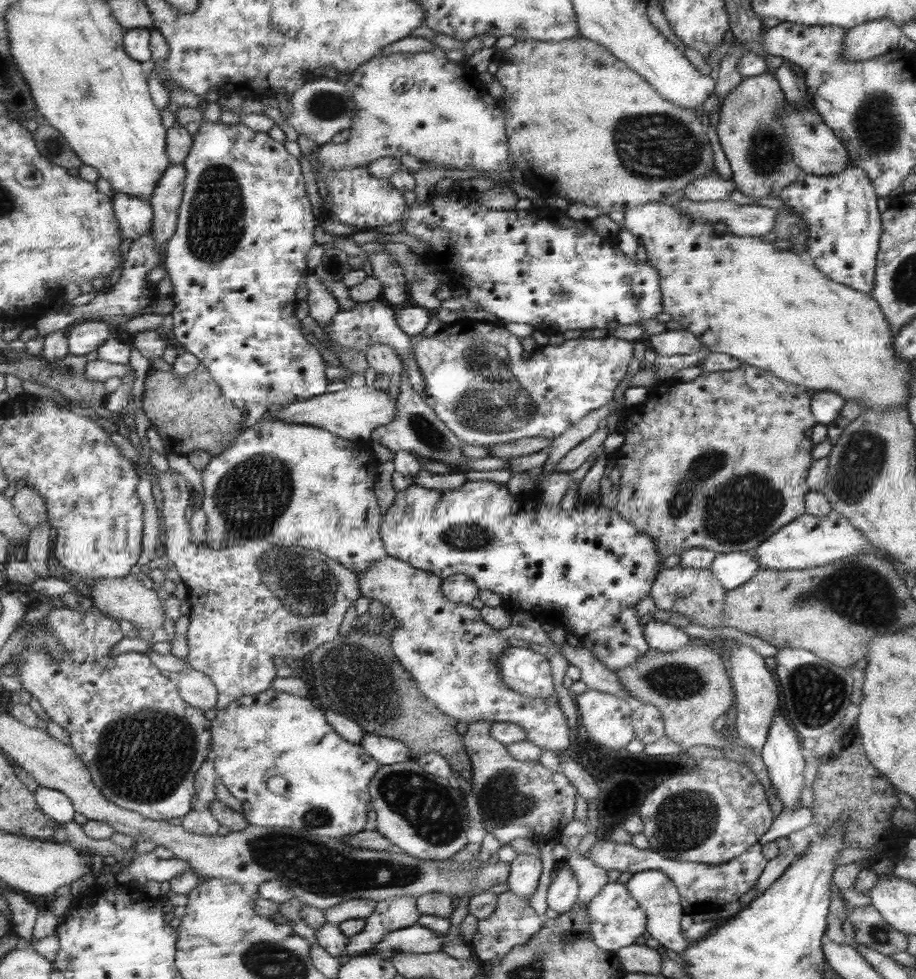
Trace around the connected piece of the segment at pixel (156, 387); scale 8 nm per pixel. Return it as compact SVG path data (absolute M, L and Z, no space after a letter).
M199 365L180 381L175 371L162 371L150 367L145 378L143 409L151 426L161 436L168 453L187 455L202 449L216 456L235 443L241 423L245 420L246 409L234 408L230 399L223 394L222 387L212 378L207 366Z

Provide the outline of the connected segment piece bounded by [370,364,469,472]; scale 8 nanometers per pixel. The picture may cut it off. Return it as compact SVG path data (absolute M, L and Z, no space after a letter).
M404 364L403 369L401 370L401 381L399 382L399 393L396 400L397 414L395 414L395 420L385 424L384 426L378 426L378 428L375 428L371 432L370 440L373 443L381 444L384 448L391 450L393 453L406 450L417 456L426 456L426 458L432 458L432 461L447 464L450 468L452 468L452 471L465 471L469 460L460 450L460 443L462 443L461 440L458 435L456 435L454 431L447 426L447 423L445 423L443 419L441 419L439 415L432 410L432 407L424 400L423 396L414 390L414 387L409 383L407 370L404 369Z

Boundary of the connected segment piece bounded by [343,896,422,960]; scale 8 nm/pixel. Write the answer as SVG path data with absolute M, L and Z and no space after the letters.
M397 896L378 902L374 912L365 918L364 928L355 937L347 937L343 956L348 960L368 954L387 934L418 923L421 916L414 896Z

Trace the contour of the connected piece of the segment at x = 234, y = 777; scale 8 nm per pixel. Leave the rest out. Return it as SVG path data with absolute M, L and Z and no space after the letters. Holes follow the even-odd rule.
M274 688L236 699L226 709L218 709L212 723L212 748L208 758L213 762L217 778L240 802L249 825L296 828L314 836L342 838L364 831L368 822L368 806L373 802L369 785L381 768L359 744L347 742L308 698L278 692ZM272 776L286 780L286 791L278 795L268 789Z

